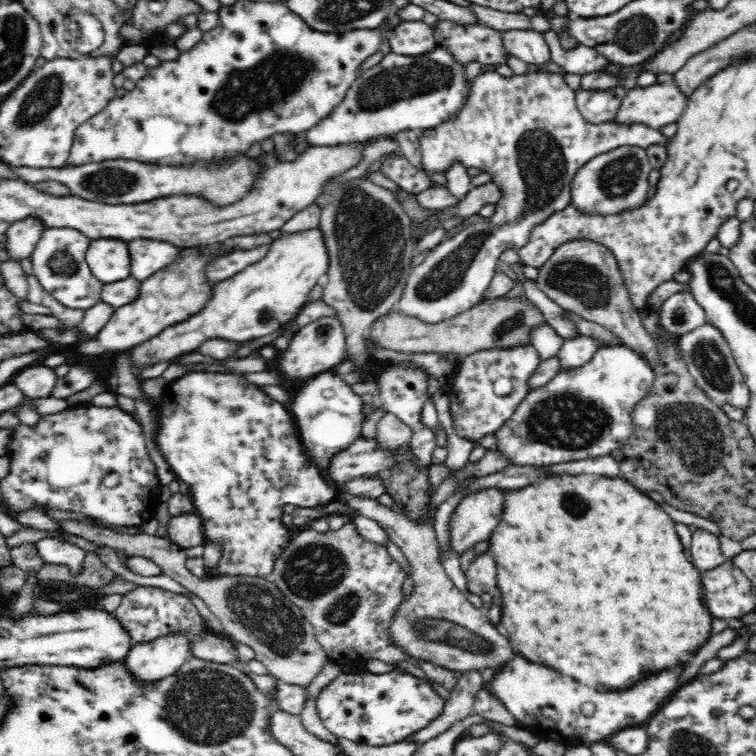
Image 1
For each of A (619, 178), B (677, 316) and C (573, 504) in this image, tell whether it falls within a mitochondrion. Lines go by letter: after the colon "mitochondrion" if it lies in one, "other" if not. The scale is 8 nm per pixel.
A: mitochondrion
B: mitochondrion
C: mitochondrion

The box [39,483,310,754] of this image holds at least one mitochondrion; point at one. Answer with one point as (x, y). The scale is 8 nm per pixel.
(208, 706)

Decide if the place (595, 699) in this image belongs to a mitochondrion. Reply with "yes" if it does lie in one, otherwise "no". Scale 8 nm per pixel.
no

